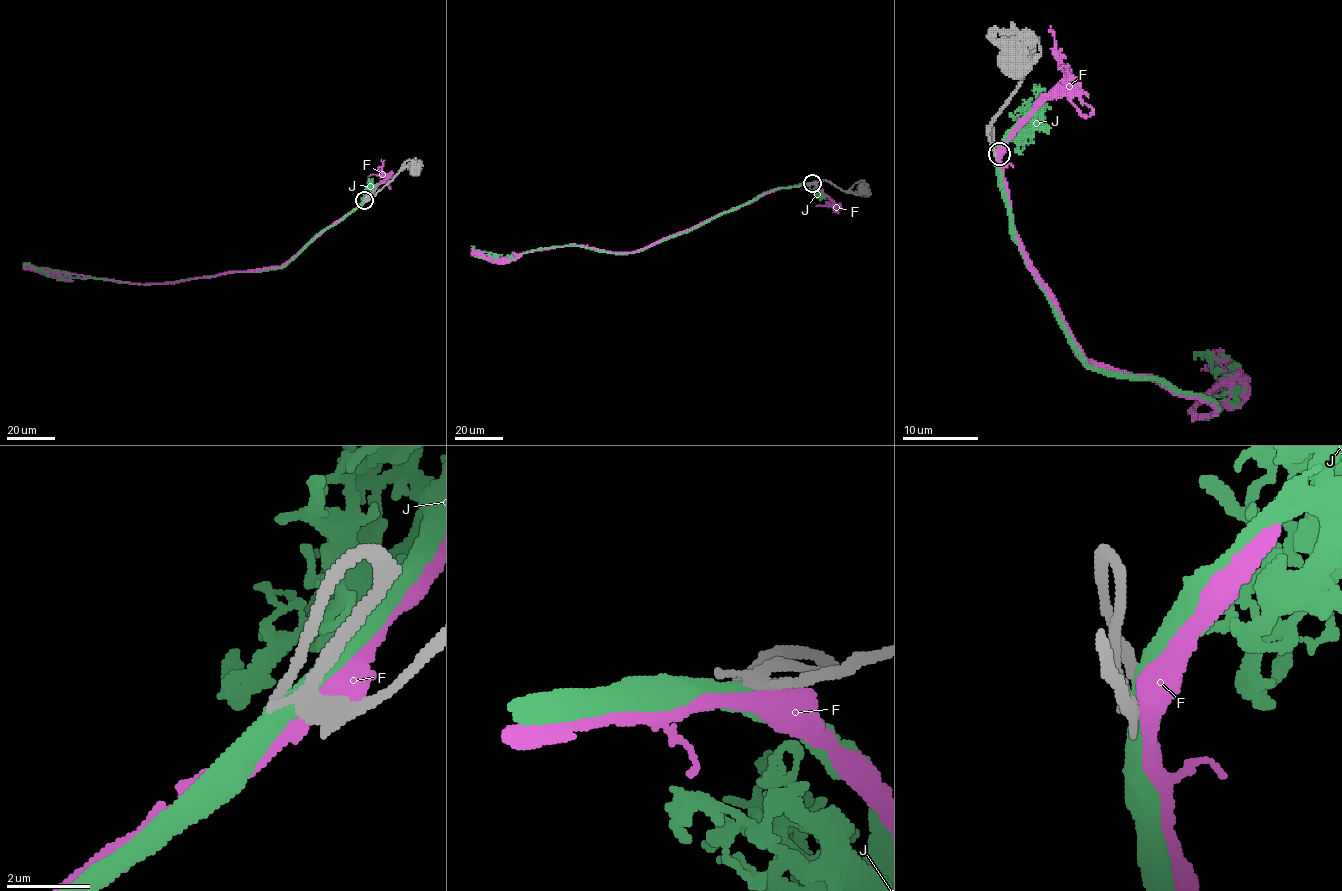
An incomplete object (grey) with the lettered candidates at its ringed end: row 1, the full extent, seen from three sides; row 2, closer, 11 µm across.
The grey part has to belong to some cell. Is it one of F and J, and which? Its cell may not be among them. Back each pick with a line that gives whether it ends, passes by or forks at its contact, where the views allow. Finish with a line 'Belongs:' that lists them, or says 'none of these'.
J: It passes by
Belongs: J

